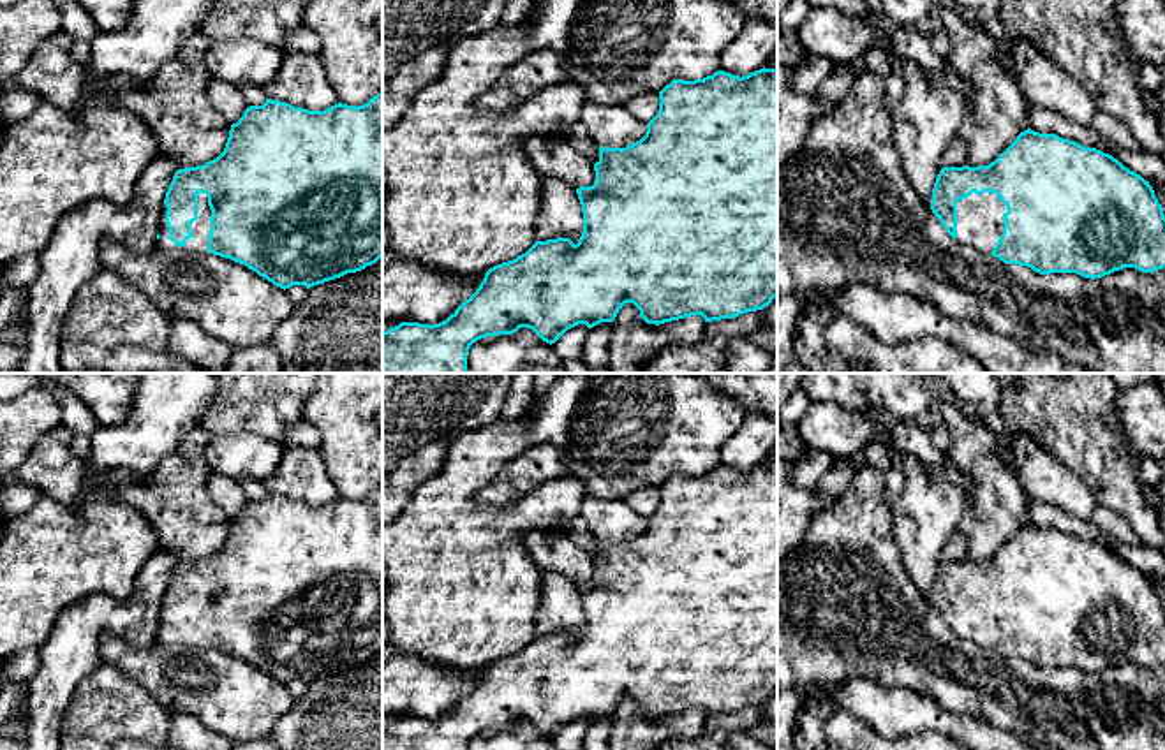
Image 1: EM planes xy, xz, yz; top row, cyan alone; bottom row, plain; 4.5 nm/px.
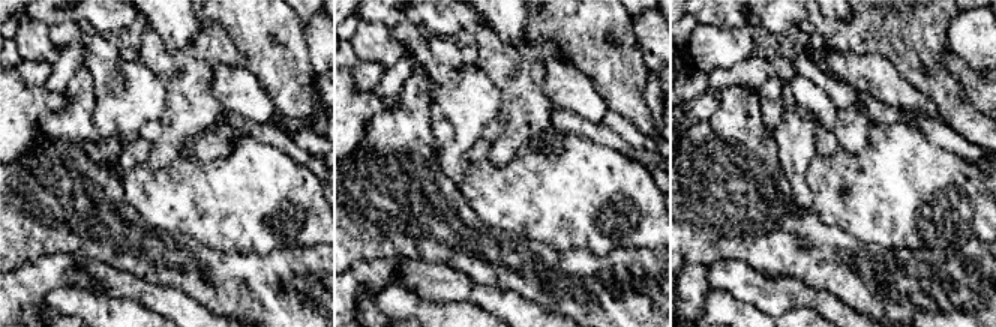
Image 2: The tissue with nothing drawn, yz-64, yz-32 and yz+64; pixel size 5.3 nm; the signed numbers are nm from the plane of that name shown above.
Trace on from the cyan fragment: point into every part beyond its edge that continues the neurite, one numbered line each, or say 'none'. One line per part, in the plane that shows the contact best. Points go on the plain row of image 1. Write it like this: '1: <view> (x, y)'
1: xy (198, 639)

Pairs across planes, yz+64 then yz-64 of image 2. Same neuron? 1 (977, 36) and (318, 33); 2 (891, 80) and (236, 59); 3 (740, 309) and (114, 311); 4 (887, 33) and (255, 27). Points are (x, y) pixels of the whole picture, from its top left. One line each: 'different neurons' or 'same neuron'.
1: same neuron
2: different neurons
3: same neuron
4: same neuron

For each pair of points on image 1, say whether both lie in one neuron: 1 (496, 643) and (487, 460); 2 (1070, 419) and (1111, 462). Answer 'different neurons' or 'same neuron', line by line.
1: same neuron
2: same neuron

